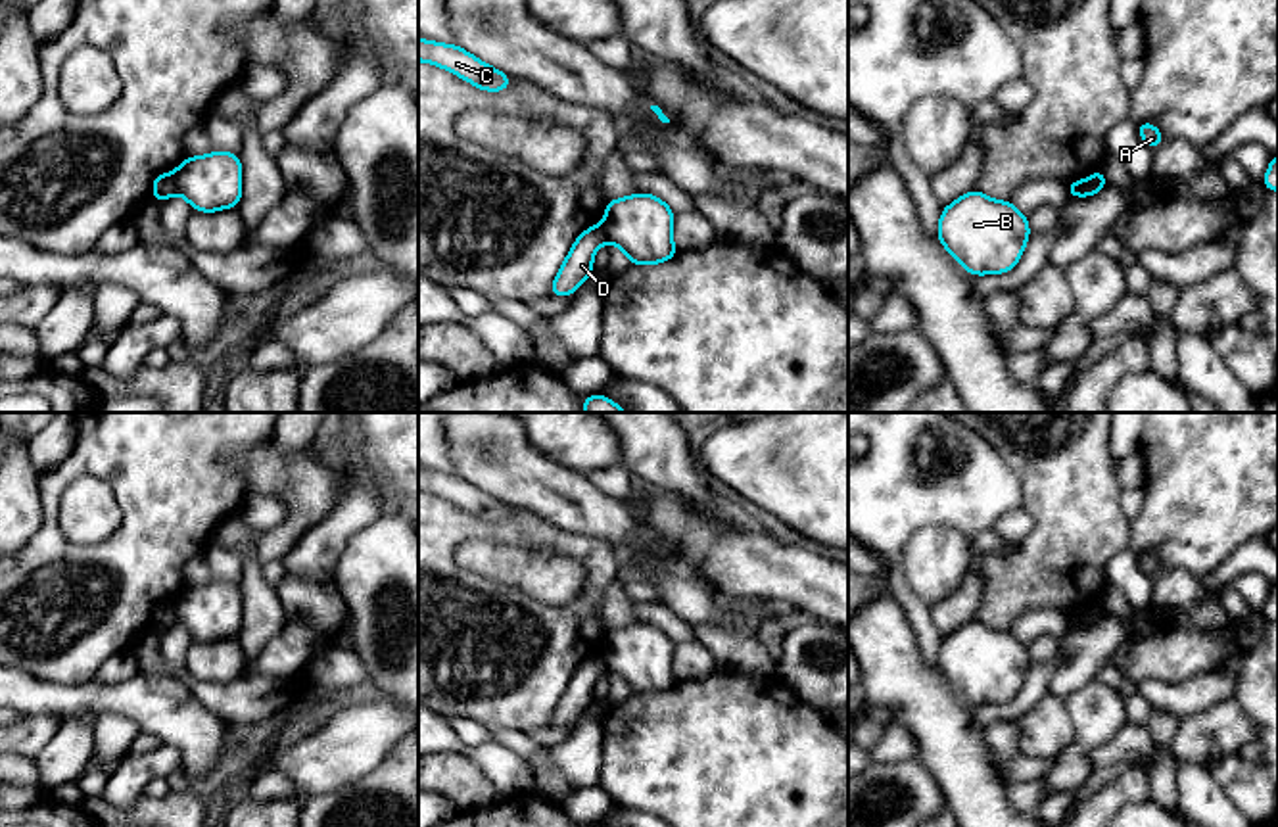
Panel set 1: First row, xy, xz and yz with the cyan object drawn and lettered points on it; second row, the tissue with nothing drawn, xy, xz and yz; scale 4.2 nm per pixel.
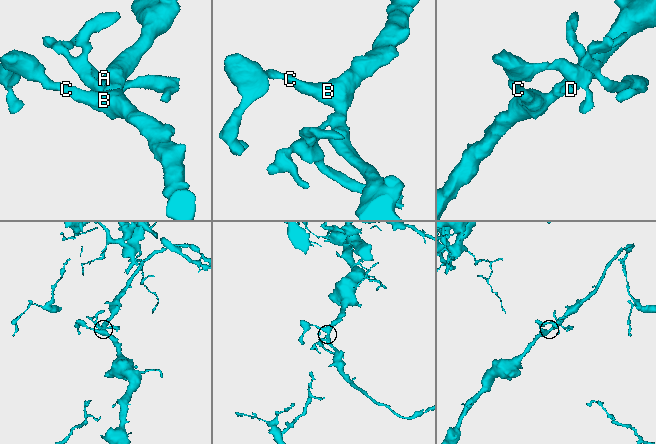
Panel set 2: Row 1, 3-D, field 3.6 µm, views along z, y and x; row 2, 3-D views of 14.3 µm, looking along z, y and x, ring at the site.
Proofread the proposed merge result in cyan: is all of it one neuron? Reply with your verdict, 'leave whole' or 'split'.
split

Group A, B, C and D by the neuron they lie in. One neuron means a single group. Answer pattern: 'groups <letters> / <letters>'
groups A B C / D

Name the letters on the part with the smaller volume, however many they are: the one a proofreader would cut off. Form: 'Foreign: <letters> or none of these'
Foreign: D

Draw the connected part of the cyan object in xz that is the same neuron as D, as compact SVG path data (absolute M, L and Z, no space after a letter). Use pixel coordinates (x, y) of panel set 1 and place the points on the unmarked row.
M603 654L585 658L574 670L562 697L558 698L551 714L551 727L572 725L595 702L593 685L606 672Z

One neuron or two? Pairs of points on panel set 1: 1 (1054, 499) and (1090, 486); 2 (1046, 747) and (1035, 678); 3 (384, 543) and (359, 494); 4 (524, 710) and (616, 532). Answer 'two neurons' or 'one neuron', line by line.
1: one neuron
2: two neurons
3: two neurons
4: two neurons

